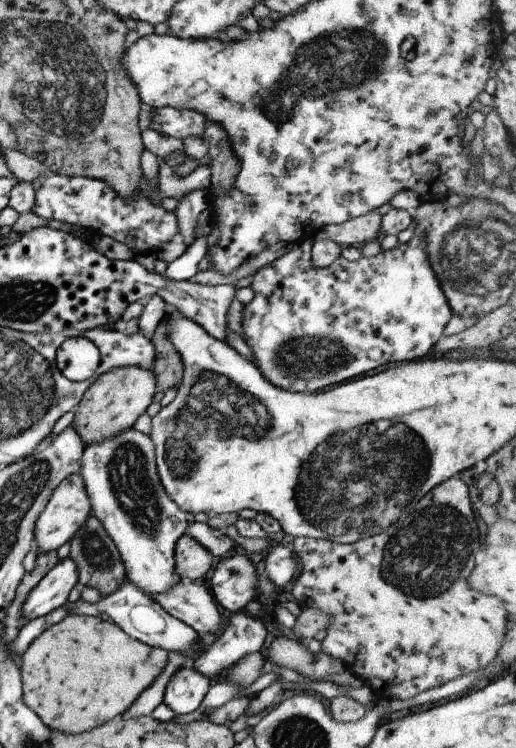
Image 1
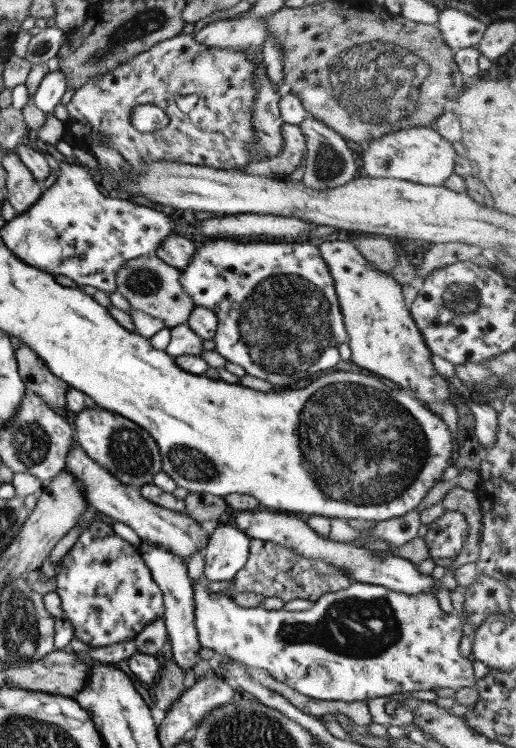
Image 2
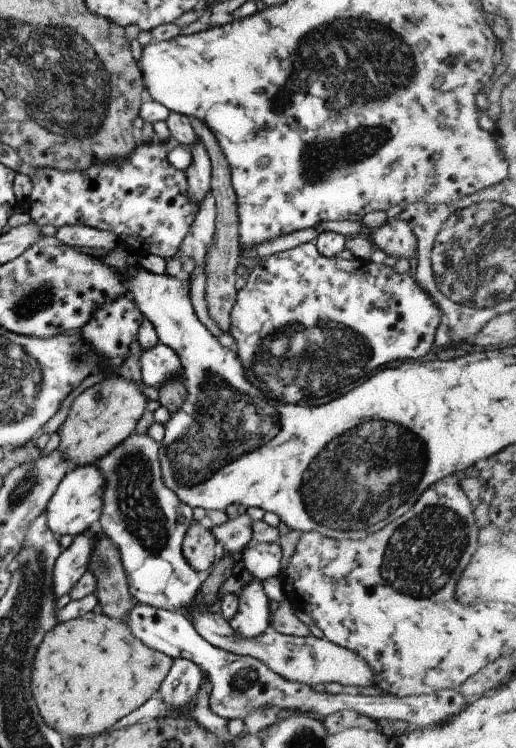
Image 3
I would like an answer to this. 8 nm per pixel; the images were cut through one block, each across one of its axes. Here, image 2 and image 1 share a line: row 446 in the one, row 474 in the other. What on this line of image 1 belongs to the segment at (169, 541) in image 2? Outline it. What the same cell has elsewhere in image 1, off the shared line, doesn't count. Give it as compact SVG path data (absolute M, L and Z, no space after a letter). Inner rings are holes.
M80 473L71 474L62 480L52 496L48 499L44 510L35 524L34 548L40 551L57 551L62 544L68 542L74 534L82 532L82 526L92 514L91 500L88 496L84 479Z

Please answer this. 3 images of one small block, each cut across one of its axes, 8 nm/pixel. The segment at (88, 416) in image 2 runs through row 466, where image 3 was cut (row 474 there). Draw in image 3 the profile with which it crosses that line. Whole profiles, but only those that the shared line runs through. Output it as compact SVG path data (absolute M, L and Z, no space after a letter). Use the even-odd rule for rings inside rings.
M133 433L127 440L124 440L121 444L118 444L116 448L112 448L111 452L108 452L106 456L102 456L98 462L96 462L96 468L98 468L99 474L104 476L104 497L102 515L100 516L97 528L102 532L119 550L119 556L124 566L127 575L127 584L129 587L130 595L137 603L154 606L154 608L162 608L170 611L185 611L190 606L198 591L200 591L203 575L198 574L189 565L182 555L181 548L184 538L188 532L188 528L194 523L193 521L193 509L190 506L181 502L165 485L161 474L161 464L159 462L159 443L156 440L150 438L146 434Z

